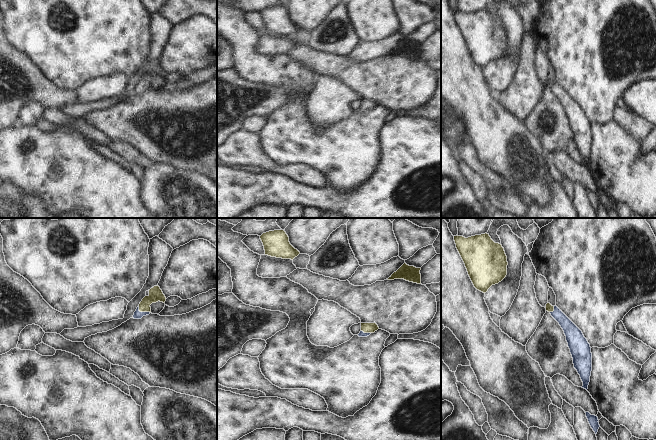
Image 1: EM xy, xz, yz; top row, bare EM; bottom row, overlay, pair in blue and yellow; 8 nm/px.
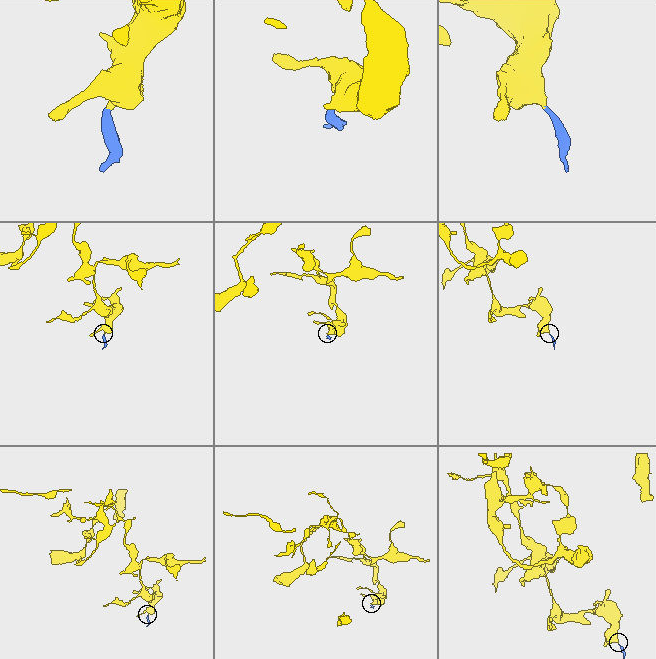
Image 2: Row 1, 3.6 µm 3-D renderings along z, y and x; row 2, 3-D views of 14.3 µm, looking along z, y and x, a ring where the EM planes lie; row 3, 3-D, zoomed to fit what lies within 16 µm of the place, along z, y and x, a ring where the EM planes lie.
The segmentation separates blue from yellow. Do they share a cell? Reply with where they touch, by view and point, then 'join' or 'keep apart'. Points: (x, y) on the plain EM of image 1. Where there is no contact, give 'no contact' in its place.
meets blue in xy at (142, 88); join

